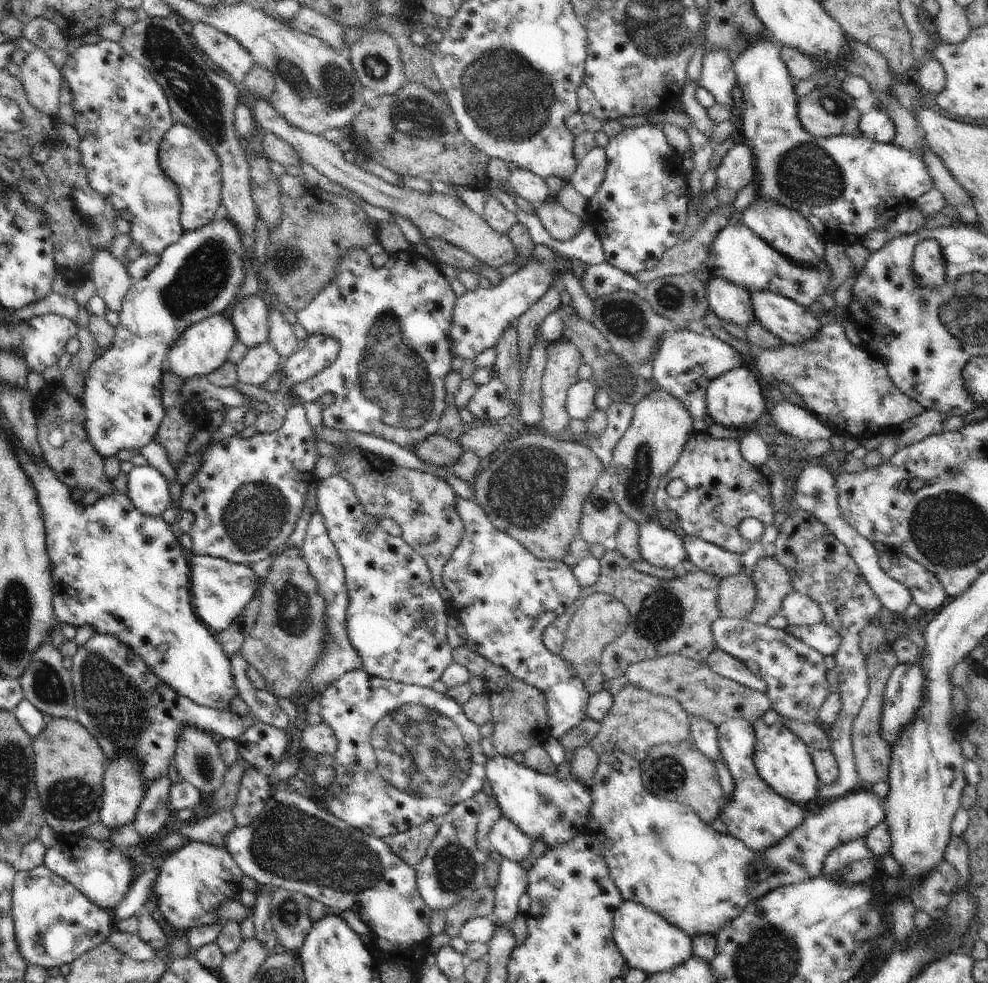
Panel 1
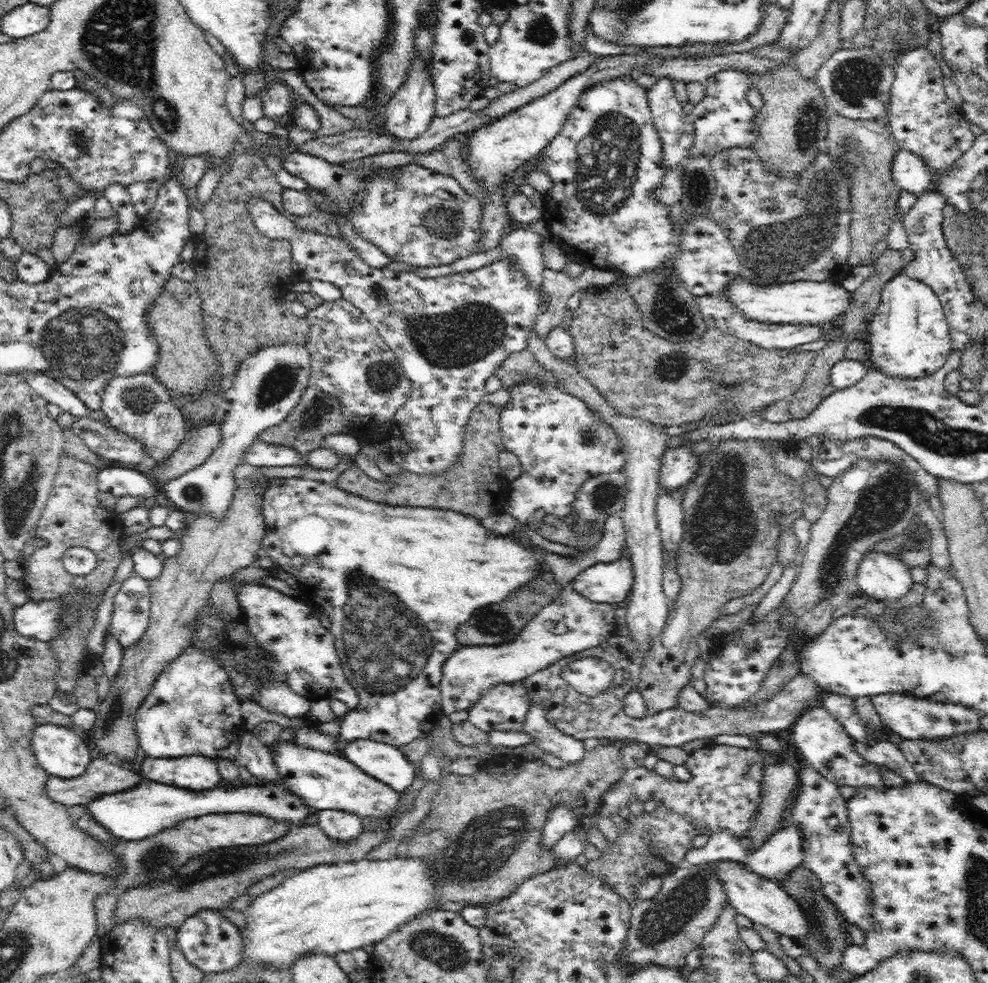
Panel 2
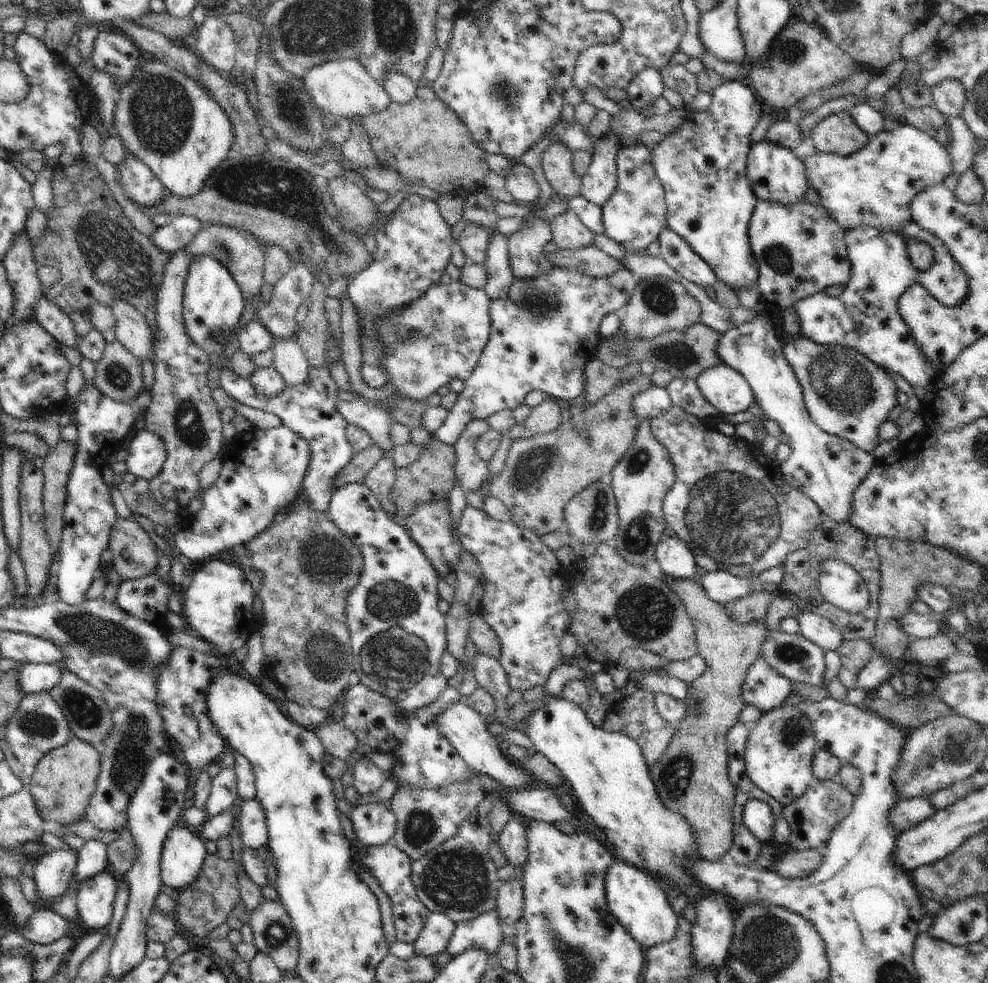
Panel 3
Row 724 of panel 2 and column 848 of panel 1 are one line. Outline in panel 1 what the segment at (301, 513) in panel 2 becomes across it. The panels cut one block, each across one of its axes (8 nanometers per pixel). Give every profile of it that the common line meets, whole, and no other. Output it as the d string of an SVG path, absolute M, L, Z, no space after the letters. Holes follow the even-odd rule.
M840 322L829 323L806 342L783 343L778 350L761 350L754 360L762 381L769 385L768 397L777 404L784 402L786 396L776 382L786 382L800 394L804 408L814 414L818 422L846 440L858 438L862 443L877 435L888 435L900 424L926 412L920 402L896 388L882 362L850 342Z

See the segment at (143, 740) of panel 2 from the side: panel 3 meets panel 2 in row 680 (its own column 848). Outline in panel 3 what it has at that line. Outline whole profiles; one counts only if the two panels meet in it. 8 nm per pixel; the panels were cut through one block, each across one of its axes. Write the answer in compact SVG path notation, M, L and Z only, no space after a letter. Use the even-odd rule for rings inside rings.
M900 124L893 131L884 130L869 137L867 145L850 156L816 151L815 154L805 156L801 160L805 168L807 186L816 190L820 196L821 205L840 225L840 228L849 231L864 225L898 235L913 220L911 207L914 197L923 190L943 184L944 179L953 169L948 149L924 131L906 124Z

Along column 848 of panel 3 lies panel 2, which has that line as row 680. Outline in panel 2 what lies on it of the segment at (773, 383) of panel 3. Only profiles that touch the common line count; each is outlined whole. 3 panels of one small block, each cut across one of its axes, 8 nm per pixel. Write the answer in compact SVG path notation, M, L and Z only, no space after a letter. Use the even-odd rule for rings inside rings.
M568 582L559 595L522 628L514 640L492 646L458 646L442 666L440 703L444 716L470 710L482 694L495 684L523 681L564 657L602 644L616 633L616 609L615 604L592 602L584 598Z

